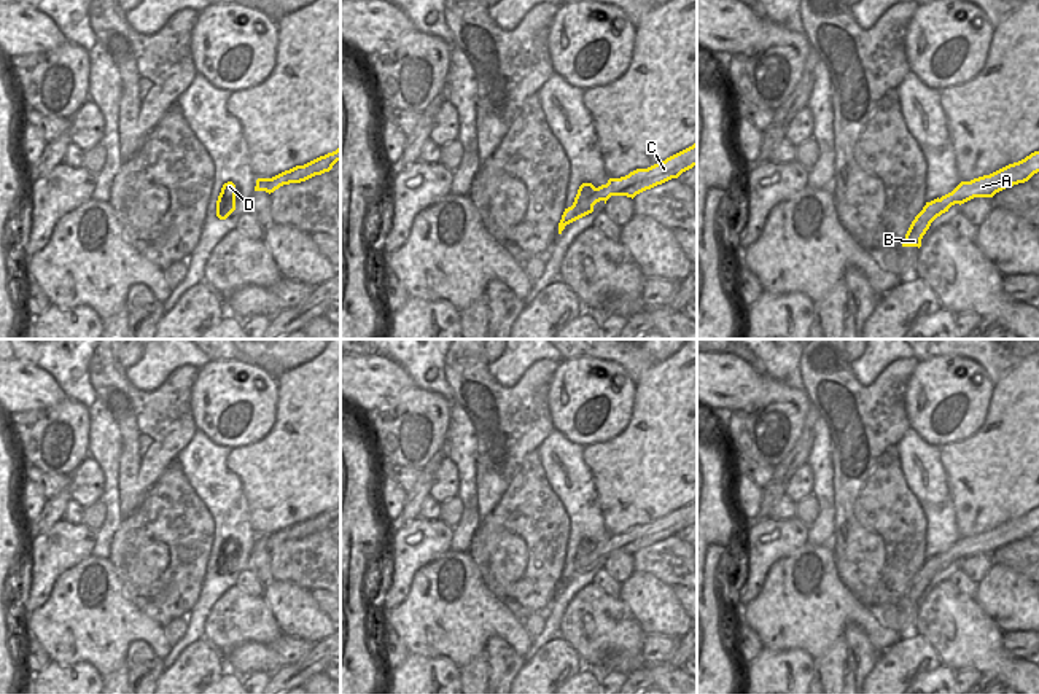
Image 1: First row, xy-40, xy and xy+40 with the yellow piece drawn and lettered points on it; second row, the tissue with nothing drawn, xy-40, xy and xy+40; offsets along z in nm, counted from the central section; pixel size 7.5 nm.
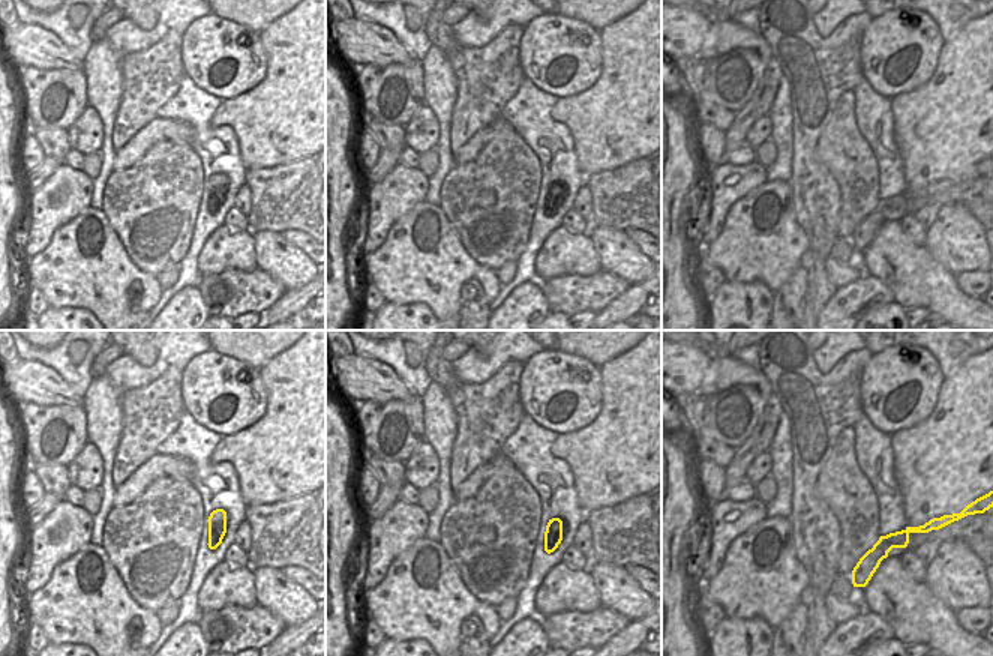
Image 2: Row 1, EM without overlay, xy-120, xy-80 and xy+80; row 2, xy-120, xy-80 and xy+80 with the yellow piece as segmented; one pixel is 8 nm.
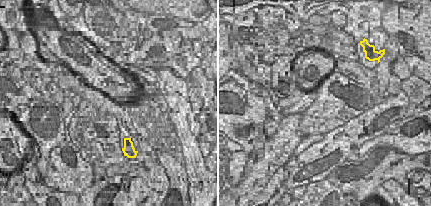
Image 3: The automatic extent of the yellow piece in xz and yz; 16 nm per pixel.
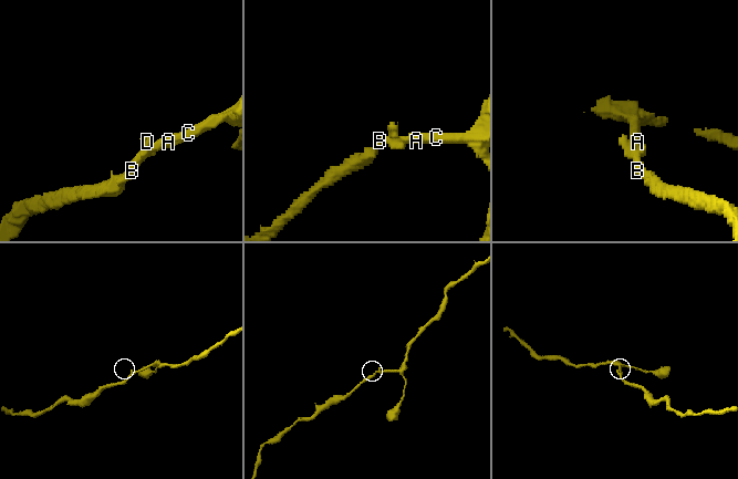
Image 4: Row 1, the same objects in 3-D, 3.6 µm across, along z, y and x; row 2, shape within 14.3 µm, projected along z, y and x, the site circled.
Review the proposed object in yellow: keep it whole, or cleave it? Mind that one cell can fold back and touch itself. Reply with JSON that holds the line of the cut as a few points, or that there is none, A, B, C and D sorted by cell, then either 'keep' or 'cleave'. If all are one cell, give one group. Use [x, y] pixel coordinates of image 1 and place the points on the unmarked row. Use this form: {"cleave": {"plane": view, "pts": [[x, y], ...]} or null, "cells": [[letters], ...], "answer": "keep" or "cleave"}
{"cleave": null, "cells": [["A", "B", "C", "D"]], "answer": "keep"}

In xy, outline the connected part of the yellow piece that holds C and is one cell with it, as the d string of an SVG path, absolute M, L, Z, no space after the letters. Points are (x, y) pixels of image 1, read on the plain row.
M697 500L657 519L648 525L636 525L625 533L609 535L606 541L595 544L592 540L582 540L571 563L565 565L558 579L558 591L566 581L593 568L600 557L606 560L611 552L635 554L636 551L678 535L683 528L697 522Z

